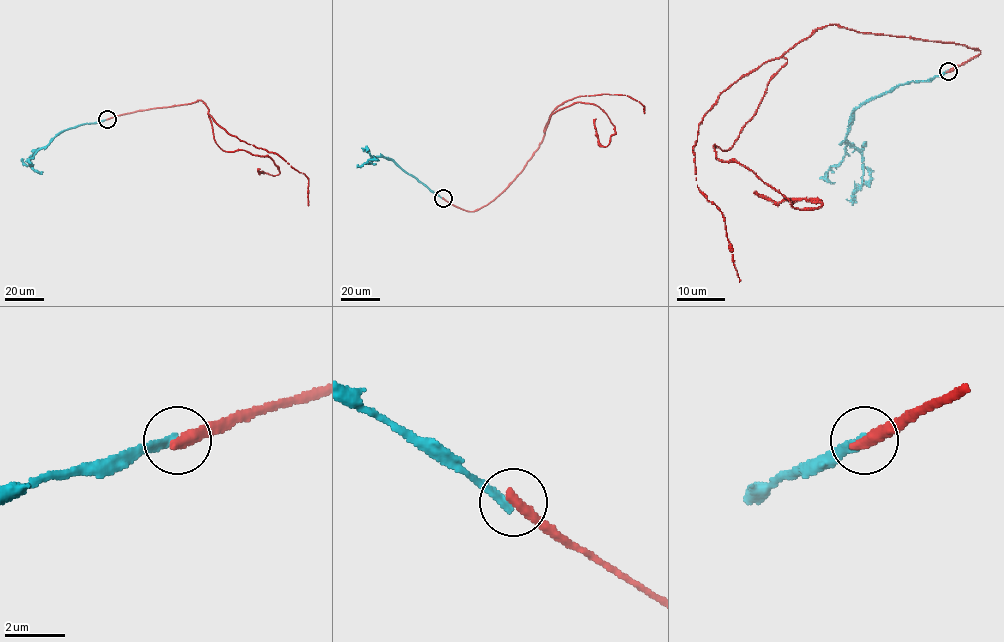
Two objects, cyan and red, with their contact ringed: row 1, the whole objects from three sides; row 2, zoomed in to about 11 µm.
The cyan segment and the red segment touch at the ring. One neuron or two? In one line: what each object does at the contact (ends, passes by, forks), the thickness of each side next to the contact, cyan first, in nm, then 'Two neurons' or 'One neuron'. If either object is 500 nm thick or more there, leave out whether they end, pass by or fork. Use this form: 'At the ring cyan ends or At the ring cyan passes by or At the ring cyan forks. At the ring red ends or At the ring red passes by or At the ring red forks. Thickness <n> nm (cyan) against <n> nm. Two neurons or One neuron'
At the ring cyan ends. At the ring red ends. Thickness 280 nm (cyan) against 400 nm. Two neurons

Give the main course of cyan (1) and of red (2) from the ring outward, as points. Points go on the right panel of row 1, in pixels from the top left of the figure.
1: (948, 71), (864, 102), (852, 114), (846, 138), (861, 155), (863, 167), (863, 182), (853, 193), (855, 199)
2: (948, 71), (980, 50), (817, 29), (783, 56), (728, 150), (713, 146), (792, 206), (821, 206), (753, 192)

